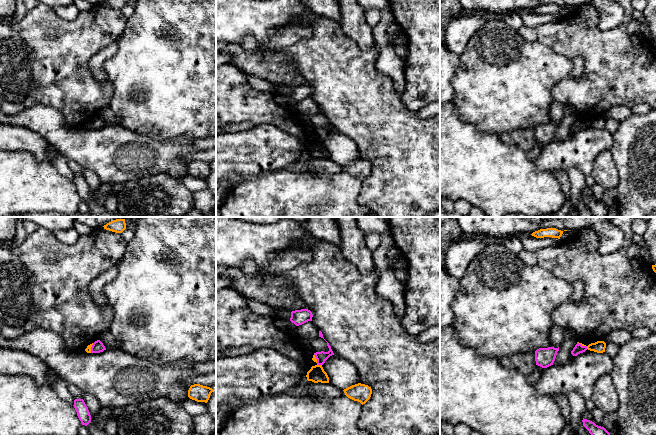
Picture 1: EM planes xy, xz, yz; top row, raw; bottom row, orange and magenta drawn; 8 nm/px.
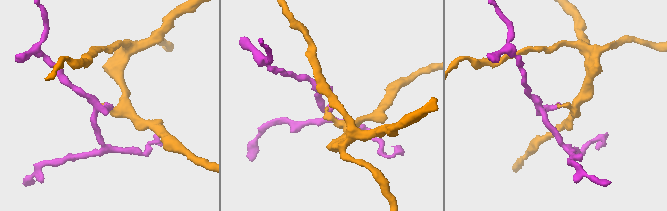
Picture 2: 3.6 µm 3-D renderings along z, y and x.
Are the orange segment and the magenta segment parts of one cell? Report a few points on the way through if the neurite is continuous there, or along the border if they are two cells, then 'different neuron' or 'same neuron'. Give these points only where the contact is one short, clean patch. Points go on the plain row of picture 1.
border along xz (314, 130), (317, 139), (321, 141); different neuron

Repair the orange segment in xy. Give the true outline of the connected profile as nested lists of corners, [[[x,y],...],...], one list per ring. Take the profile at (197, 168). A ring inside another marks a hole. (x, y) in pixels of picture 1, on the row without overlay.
[[[200,160],[191,161],[188,166],[188,173],[197,178],[205,178],[207,179],[213,165],[207,162],[203,162]]]

